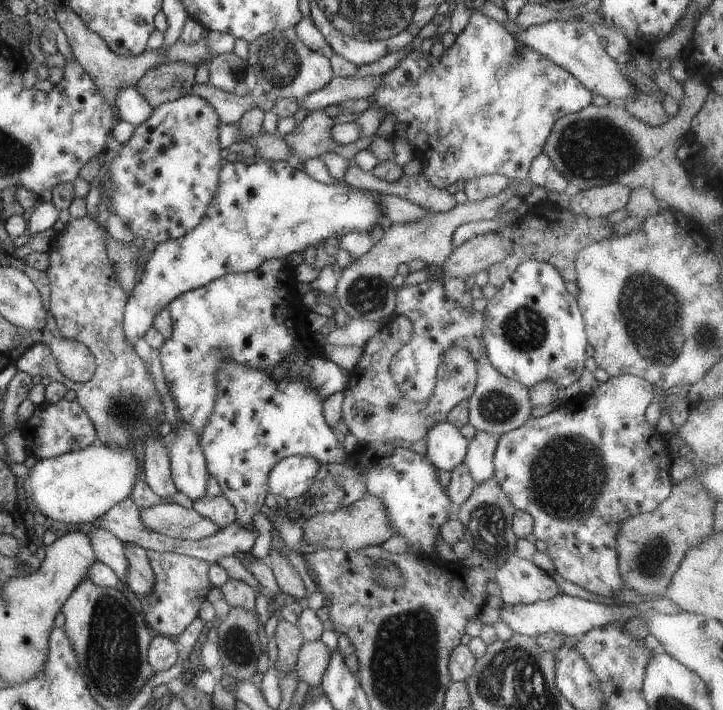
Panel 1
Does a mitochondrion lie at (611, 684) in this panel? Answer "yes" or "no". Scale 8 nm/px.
no

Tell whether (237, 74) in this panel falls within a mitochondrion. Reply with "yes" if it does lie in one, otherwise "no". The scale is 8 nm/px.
yes

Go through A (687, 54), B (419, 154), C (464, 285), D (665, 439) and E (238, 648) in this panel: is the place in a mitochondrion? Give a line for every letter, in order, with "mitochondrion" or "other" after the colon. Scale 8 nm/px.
A: other
B: other
C: other
D: other
E: mitochondrion

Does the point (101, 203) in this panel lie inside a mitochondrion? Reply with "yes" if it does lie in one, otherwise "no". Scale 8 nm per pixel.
no

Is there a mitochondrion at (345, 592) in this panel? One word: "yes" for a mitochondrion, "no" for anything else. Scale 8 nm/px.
no

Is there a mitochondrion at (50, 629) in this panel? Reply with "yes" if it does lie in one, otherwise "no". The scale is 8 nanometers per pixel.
no

